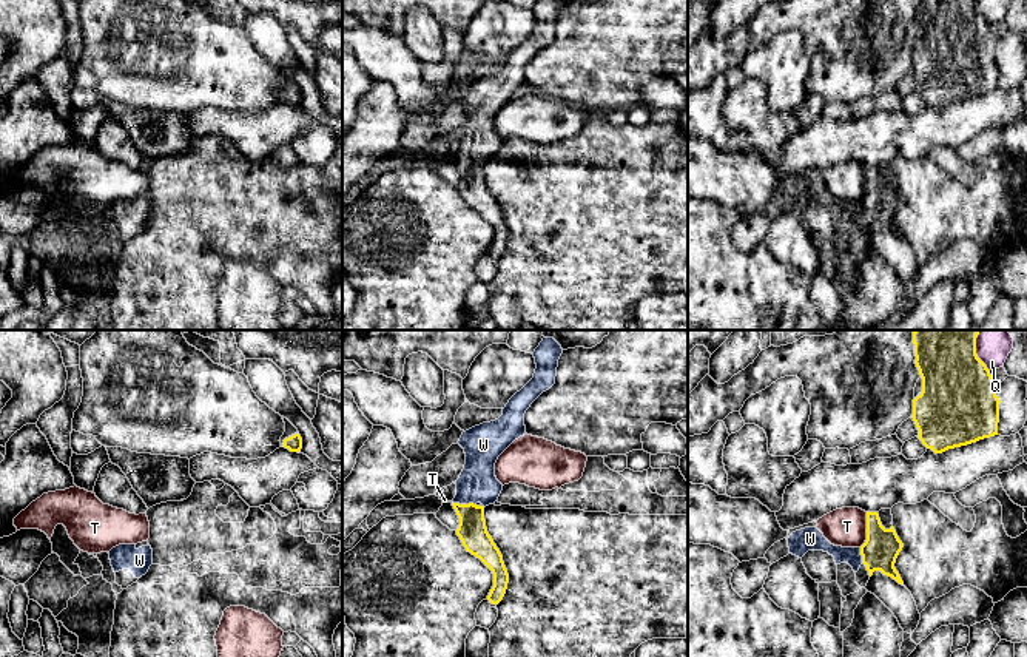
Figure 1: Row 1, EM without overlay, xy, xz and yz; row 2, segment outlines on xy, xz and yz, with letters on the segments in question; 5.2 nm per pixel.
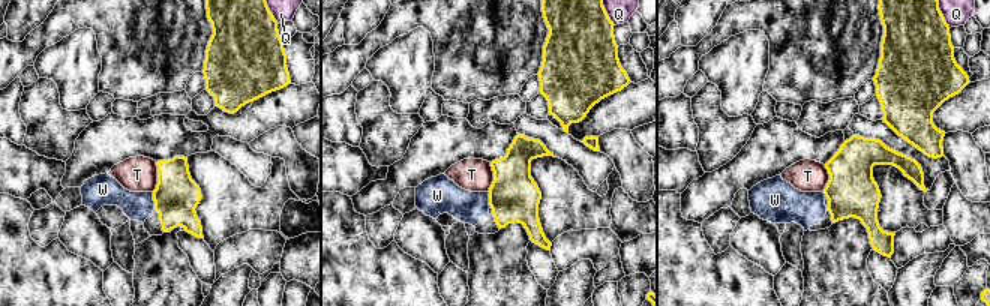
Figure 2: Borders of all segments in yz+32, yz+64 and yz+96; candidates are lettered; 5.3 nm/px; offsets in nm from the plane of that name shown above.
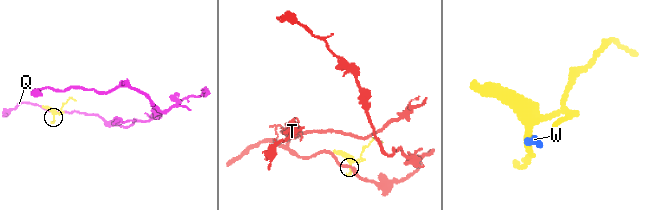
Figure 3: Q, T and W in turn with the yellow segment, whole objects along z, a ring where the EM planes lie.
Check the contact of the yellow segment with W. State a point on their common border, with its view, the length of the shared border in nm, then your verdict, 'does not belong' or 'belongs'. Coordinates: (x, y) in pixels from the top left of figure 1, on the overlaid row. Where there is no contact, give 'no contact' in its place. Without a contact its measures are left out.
meets yellow in xz at (464, 505); contact 130 nm long; belongs

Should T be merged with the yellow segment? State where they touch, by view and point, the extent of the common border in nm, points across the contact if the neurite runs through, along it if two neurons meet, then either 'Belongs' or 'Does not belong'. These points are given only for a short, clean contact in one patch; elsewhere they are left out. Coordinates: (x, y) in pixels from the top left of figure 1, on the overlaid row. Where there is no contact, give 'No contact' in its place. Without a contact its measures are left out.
Touches yellow at yz (867, 529). Shared border 190 nm. Boundary: yz (867, 512), (867, 539), (859, 546). Does not belong

